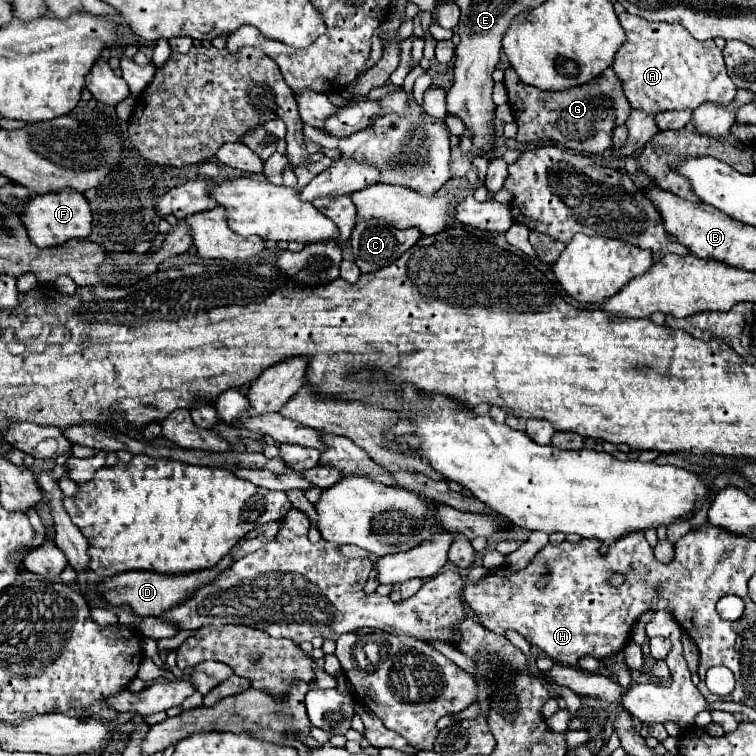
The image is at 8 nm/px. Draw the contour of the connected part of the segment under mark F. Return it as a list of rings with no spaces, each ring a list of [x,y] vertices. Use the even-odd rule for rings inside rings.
[[[74,190],[36,194],[28,198],[24,202],[24,210],[20,218],[28,230],[30,240],[40,248],[56,246],[70,238],[86,238],[90,234],[90,224],[92,224],[92,212],[90,212],[88,200],[84,198],[84,194]]]

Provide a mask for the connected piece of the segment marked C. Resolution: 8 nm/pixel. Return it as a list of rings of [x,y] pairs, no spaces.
[[[364,220],[356,224],[350,236],[354,260],[362,272],[376,272],[392,264],[422,234],[416,228],[398,230],[384,220]]]

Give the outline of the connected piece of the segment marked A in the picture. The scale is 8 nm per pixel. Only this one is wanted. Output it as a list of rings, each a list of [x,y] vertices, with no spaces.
[[[622,12],[618,20],[626,32],[626,44],[616,52],[612,68],[622,80],[632,108],[658,114],[664,110],[696,110],[706,102],[714,106],[730,106],[734,102],[736,86],[726,72],[722,50],[714,40],[698,42],[678,24],[648,22],[630,12]]]

